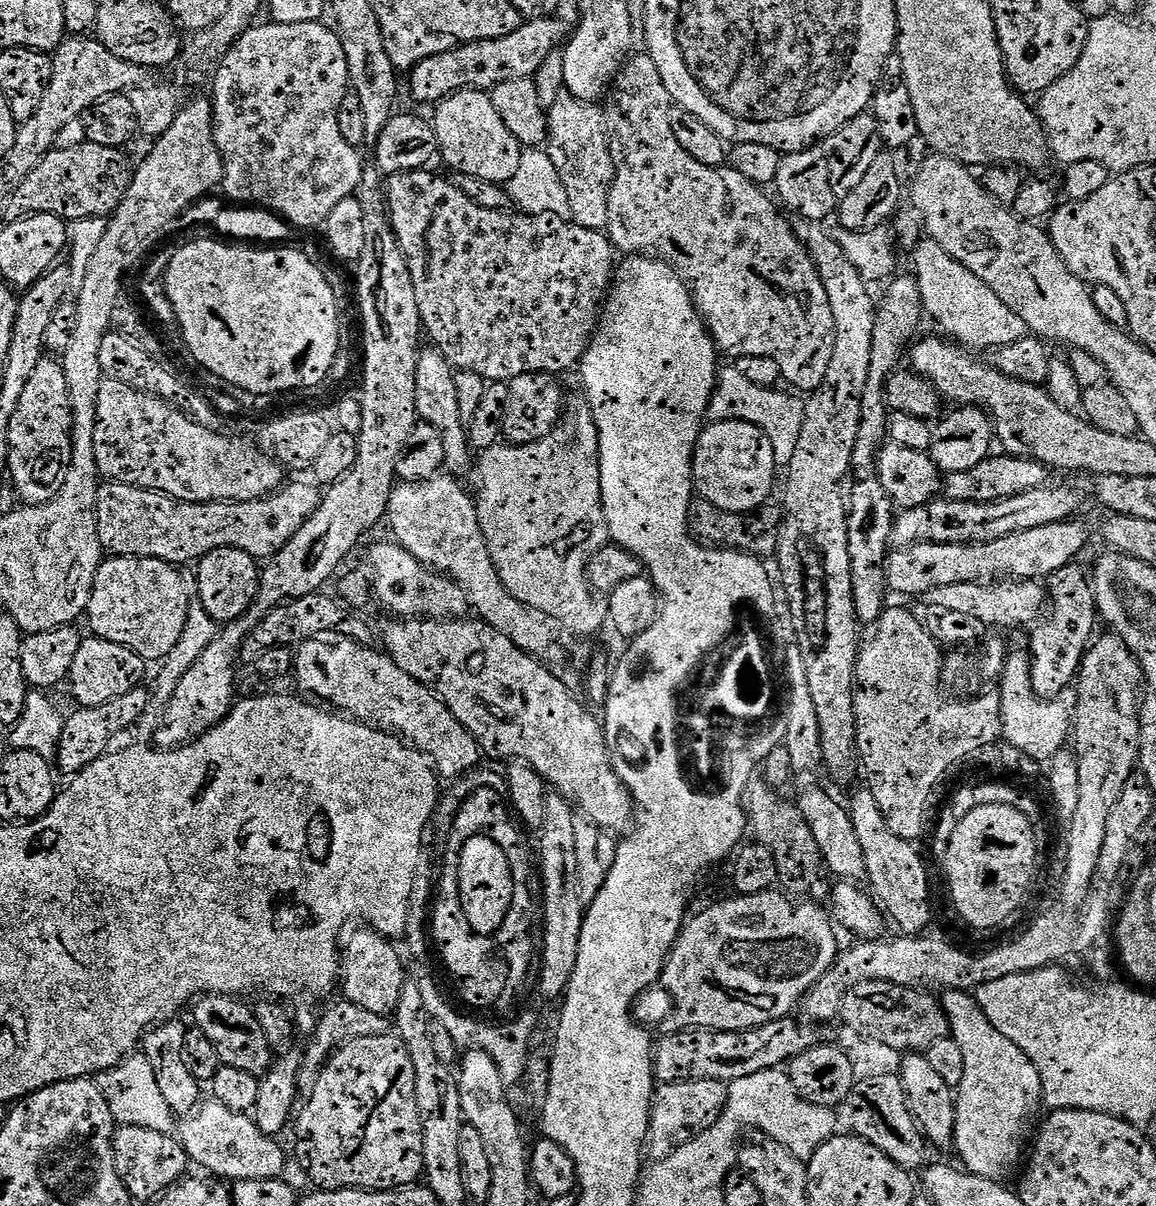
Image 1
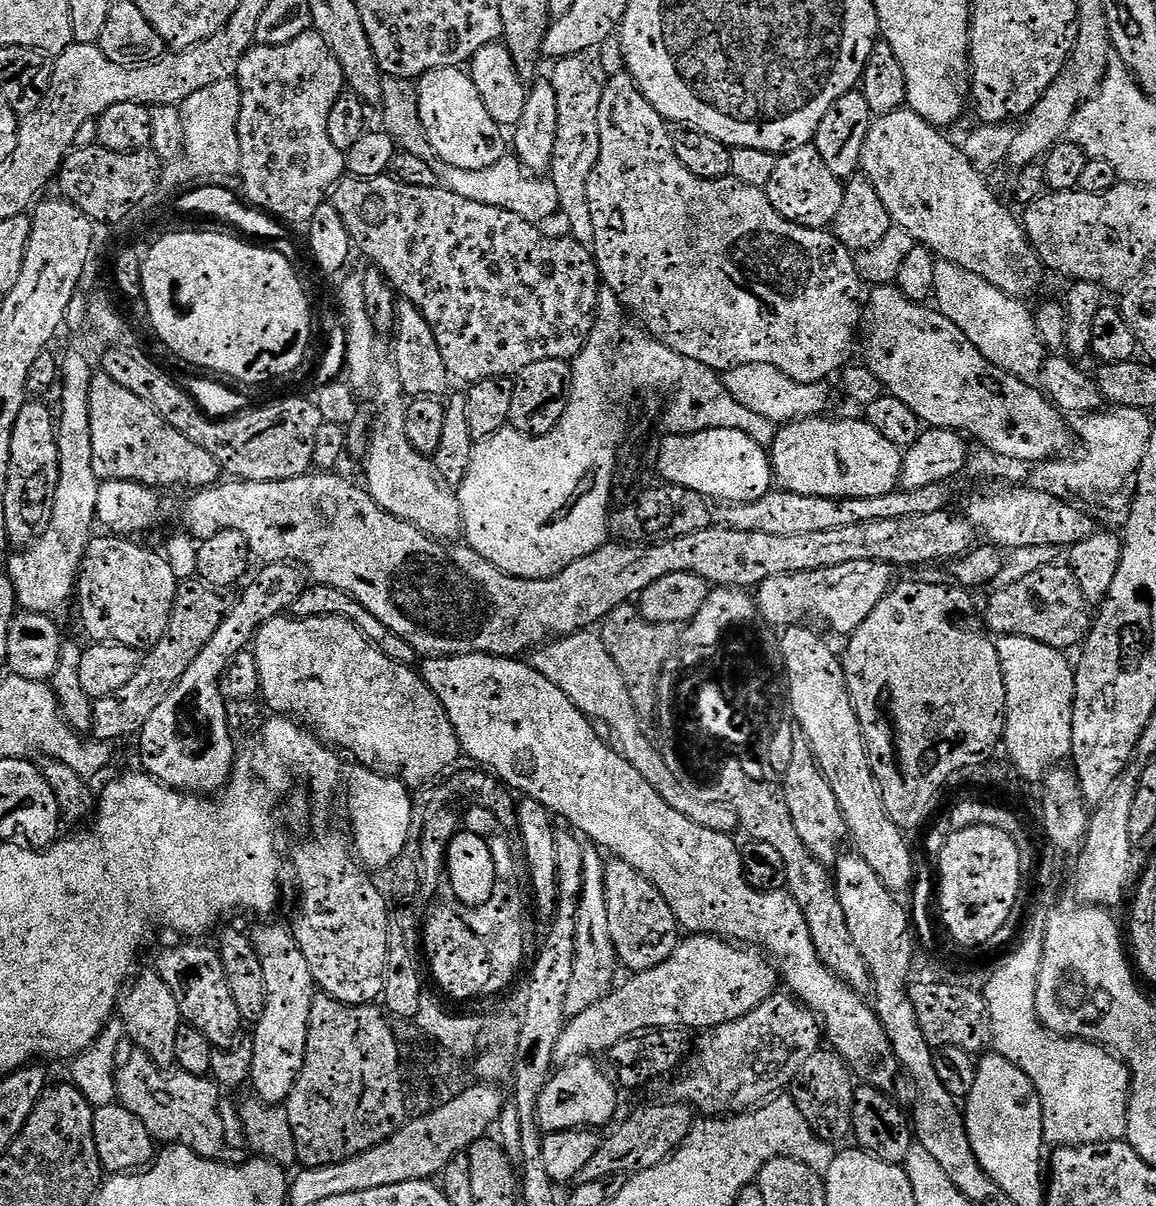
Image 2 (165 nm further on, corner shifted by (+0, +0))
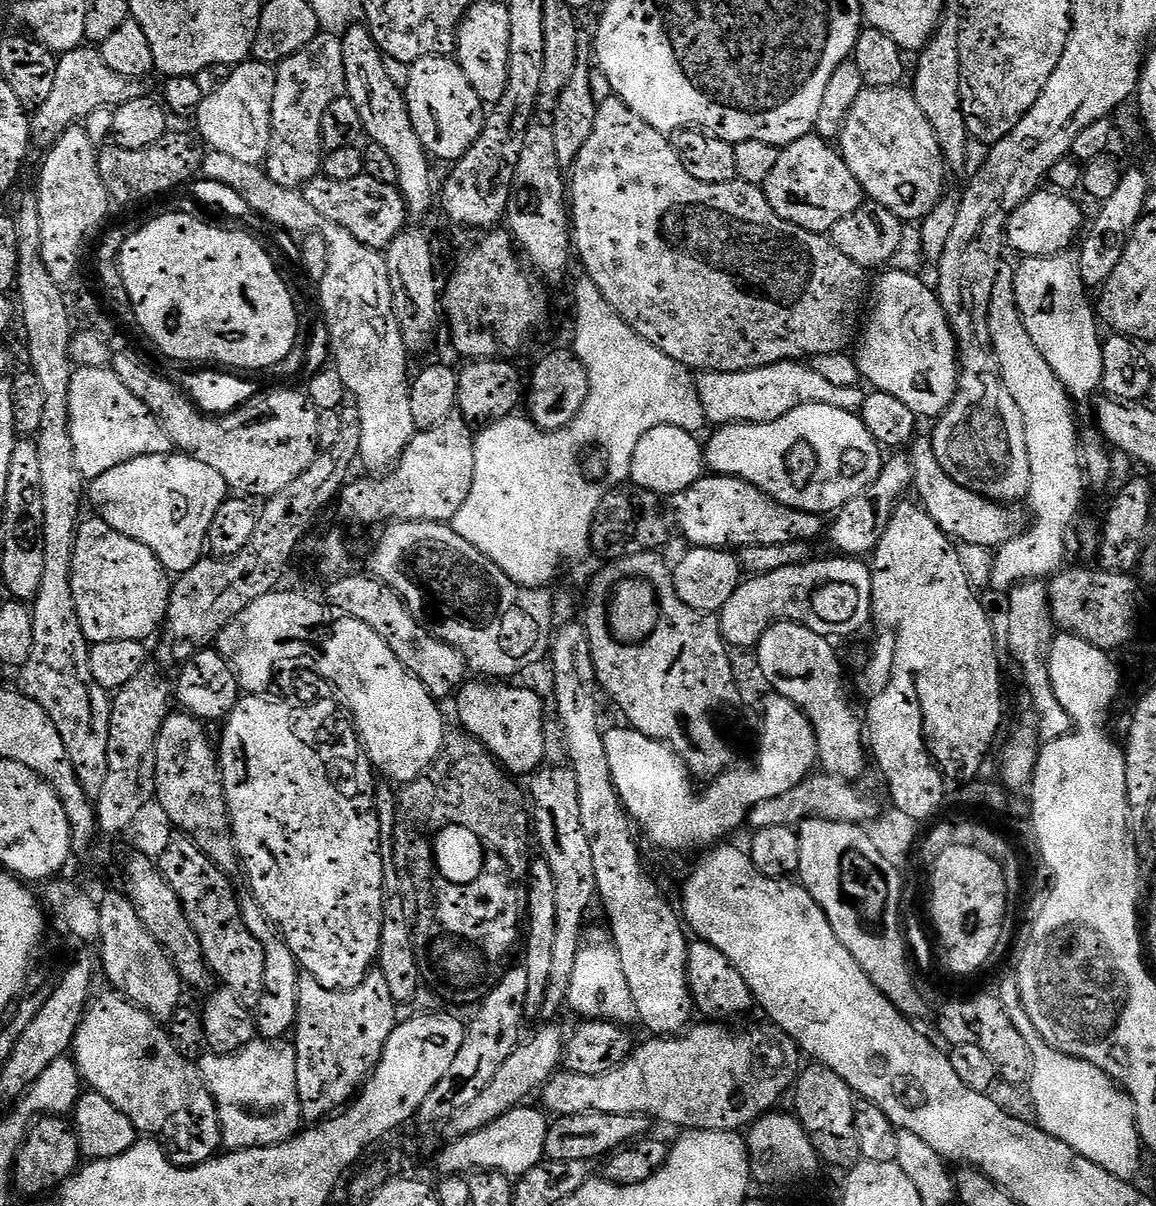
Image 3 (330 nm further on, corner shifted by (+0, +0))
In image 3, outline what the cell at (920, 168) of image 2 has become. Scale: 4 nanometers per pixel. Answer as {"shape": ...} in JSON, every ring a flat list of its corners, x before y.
{"shape":[[896,88,861,90,840,125,838,155,867,199,869,196,900,220,920,222,936,207,942,191,932,173,928,148,916,129,917,117,905,96]]}

